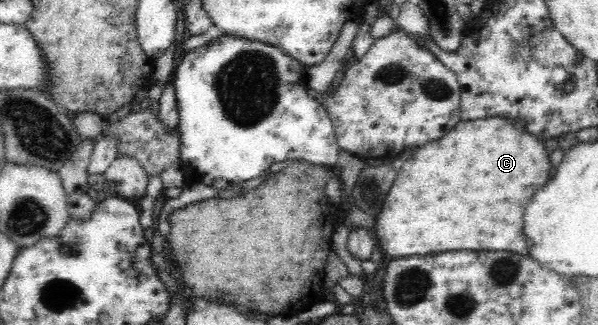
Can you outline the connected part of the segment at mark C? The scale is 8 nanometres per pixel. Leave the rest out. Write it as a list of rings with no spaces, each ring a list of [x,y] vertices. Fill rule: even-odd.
[[[482,118],[482,120],[469,120],[457,122],[458,126],[454,126],[444,136],[438,138],[436,142],[418,147],[416,158],[406,162],[400,170],[398,176],[394,180],[394,186],[388,194],[388,200],[384,202],[384,212],[378,216],[378,244],[384,248],[386,254],[390,254],[392,258],[408,257],[408,254],[428,254],[428,252],[440,252],[440,250],[512,250],[518,254],[526,254],[526,250],[530,250],[530,242],[526,242],[526,234],[522,234],[522,214],[526,210],[526,206],[530,204],[530,198],[542,188],[546,186],[546,182],[550,180],[550,156],[544,148],[544,142],[540,138],[532,134],[526,134],[526,129],[522,130],[518,126],[518,121],[510,118]]]

